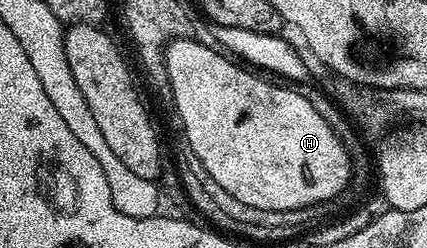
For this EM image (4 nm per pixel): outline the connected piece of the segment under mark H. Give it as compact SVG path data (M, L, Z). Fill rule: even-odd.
M195 38L173 40L164 56L173 92L171 103L180 114L190 152L204 164L205 177L236 196L239 202L259 210L298 210L324 201L335 201L335 196L344 187L349 187L352 162L348 151L326 118L314 110L307 95L295 92L295 87L263 80L268 78L241 66L235 59L214 53Z

